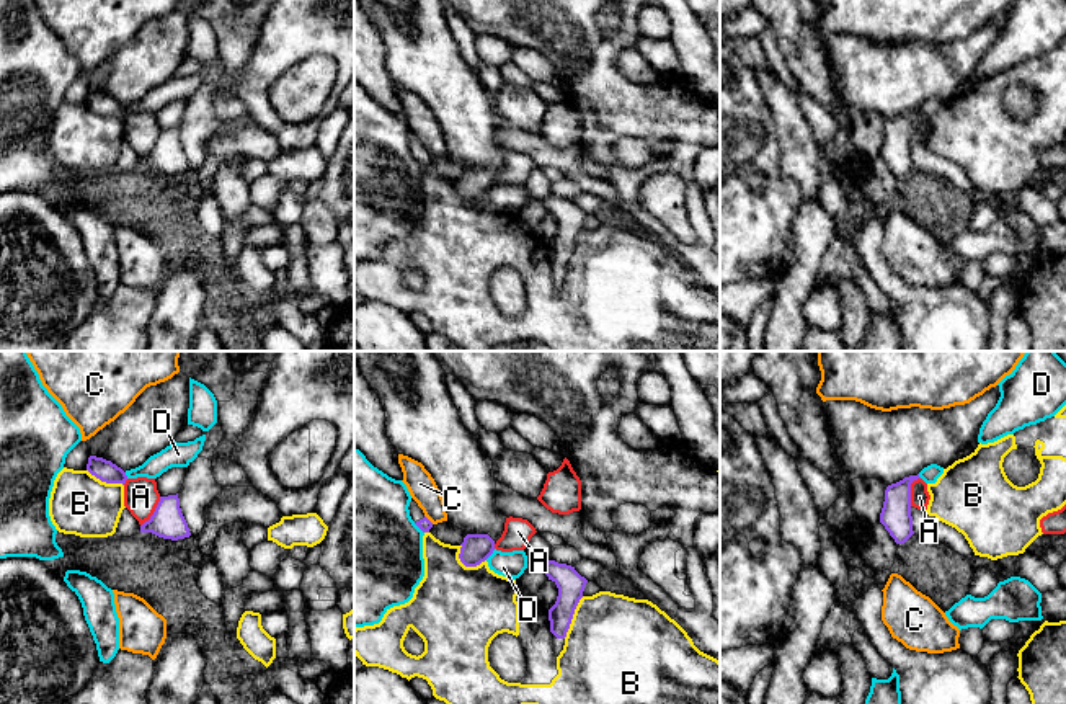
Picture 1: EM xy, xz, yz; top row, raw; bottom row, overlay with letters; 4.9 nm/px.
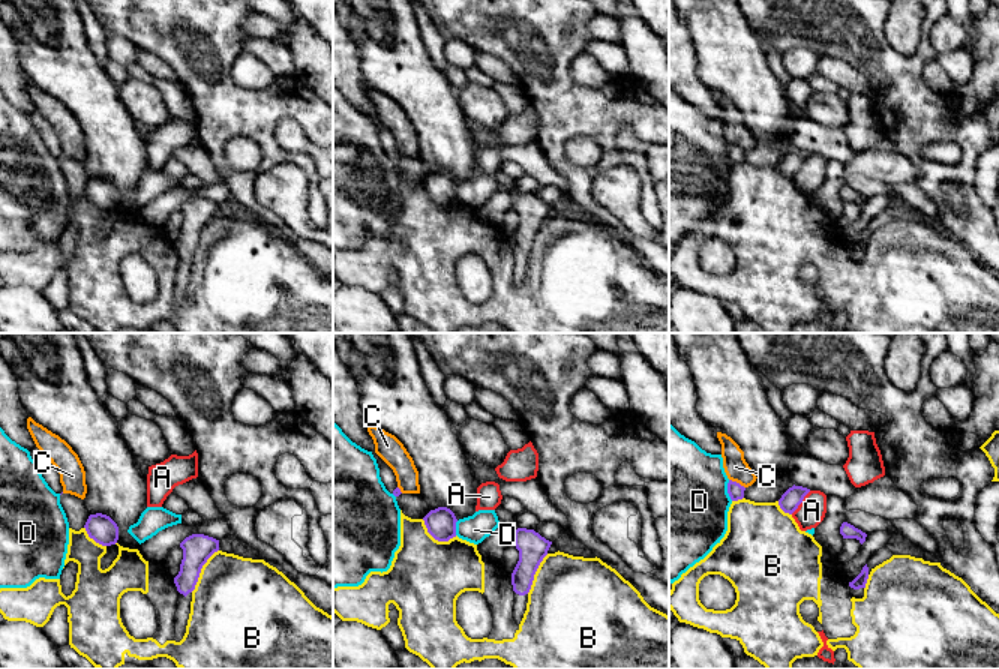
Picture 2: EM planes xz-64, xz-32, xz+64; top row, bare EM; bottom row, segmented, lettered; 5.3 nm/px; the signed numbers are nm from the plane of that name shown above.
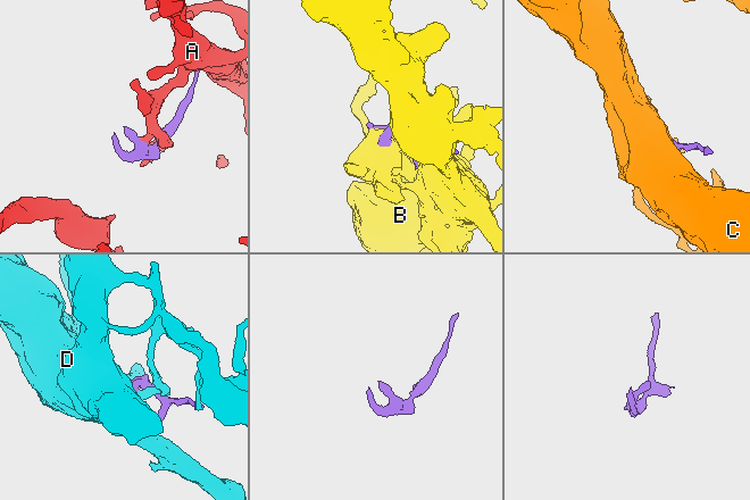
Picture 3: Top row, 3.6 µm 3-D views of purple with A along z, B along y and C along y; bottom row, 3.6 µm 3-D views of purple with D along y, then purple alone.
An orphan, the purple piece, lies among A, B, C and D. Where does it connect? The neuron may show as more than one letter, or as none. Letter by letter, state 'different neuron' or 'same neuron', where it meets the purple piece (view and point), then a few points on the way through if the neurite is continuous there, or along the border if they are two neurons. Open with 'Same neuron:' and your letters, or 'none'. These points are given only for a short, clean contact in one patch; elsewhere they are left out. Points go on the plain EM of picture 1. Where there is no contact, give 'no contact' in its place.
Same neuron: none
A: different neuron; contact xy (154, 146); border xy (160, 131), (154, 147), (141, 160)
B: different neuron; contact xz (466, 200)
C: different neuron; contact xz (428, 154); border xz (425, 149), (433, 157)
D: different neuron; contact xz (490, 188)

